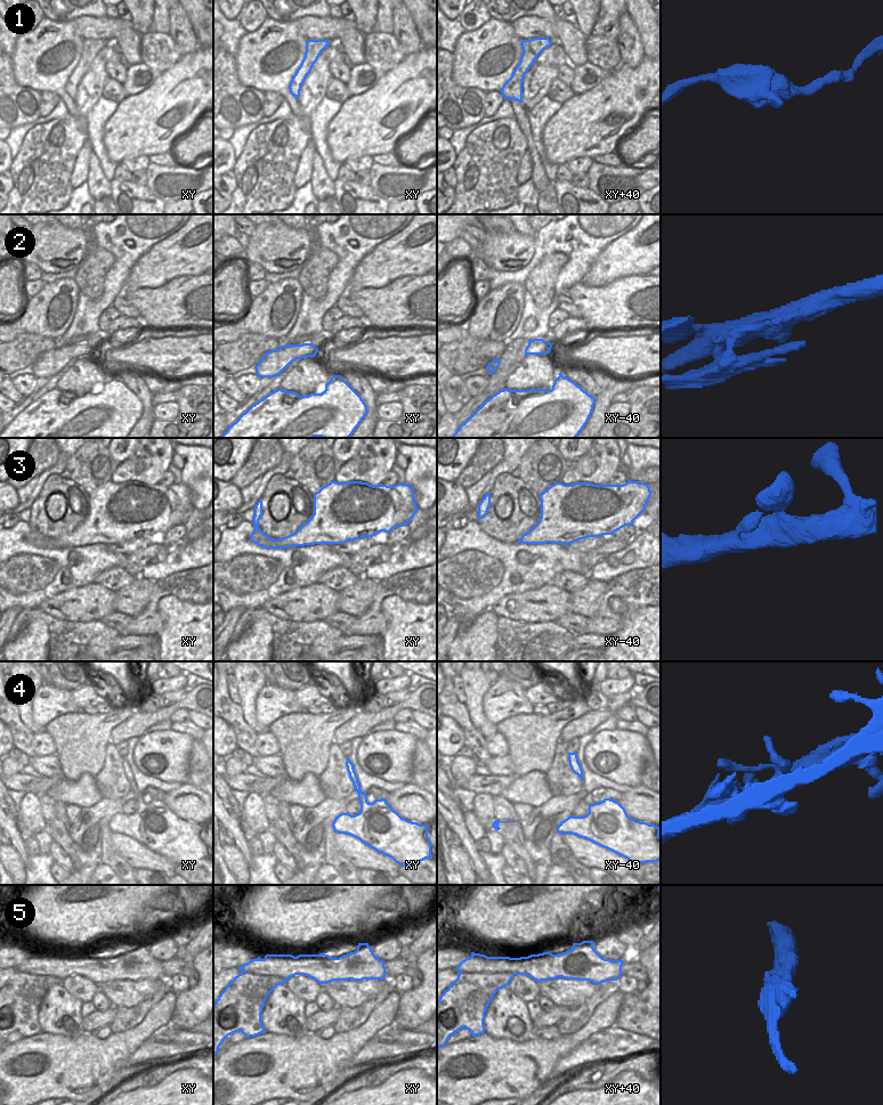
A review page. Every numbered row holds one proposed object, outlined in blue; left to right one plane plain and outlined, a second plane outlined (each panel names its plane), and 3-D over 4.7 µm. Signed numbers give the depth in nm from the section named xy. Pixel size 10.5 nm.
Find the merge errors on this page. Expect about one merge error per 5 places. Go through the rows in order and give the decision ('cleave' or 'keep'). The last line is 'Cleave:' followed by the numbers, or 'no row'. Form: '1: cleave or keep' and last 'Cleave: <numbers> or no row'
1: keep
2: cleave
3: keep
4: keep
5: cleave
Cleave: 2, 5

